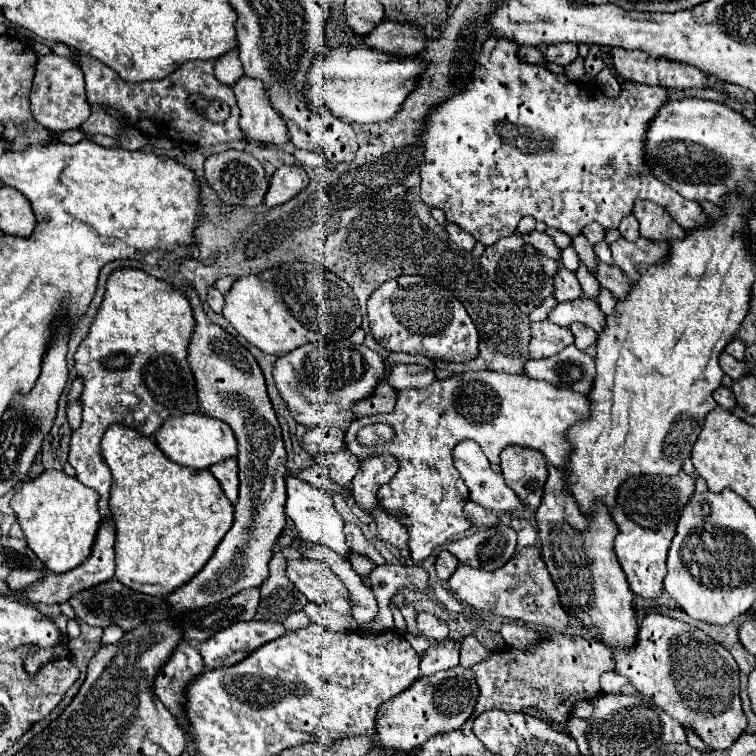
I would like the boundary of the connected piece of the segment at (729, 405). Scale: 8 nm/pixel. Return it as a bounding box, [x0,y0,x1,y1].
[712,387,736,409]

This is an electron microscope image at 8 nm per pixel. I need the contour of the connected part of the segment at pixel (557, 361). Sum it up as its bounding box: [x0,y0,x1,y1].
[524,345,596,395]

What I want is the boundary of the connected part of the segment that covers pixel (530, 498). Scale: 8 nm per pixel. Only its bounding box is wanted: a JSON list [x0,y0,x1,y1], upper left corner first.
[500,447,548,509]

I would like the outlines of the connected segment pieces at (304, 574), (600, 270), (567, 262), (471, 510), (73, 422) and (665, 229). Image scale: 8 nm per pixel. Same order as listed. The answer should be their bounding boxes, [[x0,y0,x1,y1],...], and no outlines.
[[286,557,350,613],[594,259,630,299],[561,245,579,273],[464,501,498,527],[66,399,82,430],[634,199,686,241]]

